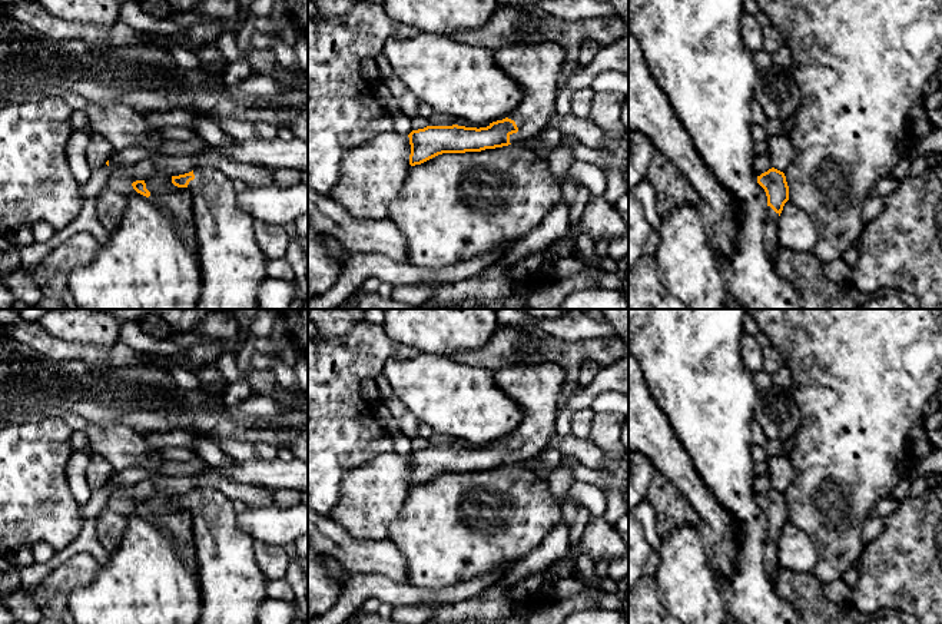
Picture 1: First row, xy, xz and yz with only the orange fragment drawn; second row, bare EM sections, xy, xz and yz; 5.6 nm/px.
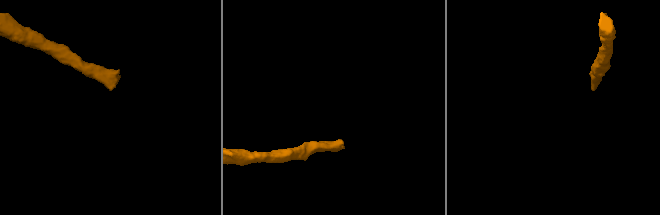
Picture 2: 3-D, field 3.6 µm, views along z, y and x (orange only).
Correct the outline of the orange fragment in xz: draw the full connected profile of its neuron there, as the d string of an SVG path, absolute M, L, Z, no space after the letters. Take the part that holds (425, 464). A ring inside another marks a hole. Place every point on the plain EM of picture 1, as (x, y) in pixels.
M553 362L508 365L494 371L497 386L521 408L517 429L487 448L427 447L412 451L409 485L421 485L442 474L465 474L523 465L547 449L555 435L558 395L565 369Z

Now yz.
M772 488L757 495L757 504L764 510L767 517L767 535L763 547L766 574L776 581L780 570L777 561L777 541L785 524L789 521L789 507L783 492Z

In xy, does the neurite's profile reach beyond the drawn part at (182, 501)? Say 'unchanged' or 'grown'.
grown

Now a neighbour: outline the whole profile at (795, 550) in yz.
M790 521L785 524L777 541L777 561L780 568L793 572L812 572L817 562L810 538Z

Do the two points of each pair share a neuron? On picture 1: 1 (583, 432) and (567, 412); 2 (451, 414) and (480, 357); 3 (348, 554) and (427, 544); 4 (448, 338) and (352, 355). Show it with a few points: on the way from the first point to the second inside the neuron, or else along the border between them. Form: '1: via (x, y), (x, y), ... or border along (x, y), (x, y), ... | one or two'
1: border along (589, 407), (573, 415), (570, 434) | two
2: border along (451, 358), (488, 368), (493, 372) | two
3: border along (387, 540), (402, 554), (408, 580) | two
4: border along (382, 325), (391, 338), (413, 345), (420, 351) | two

